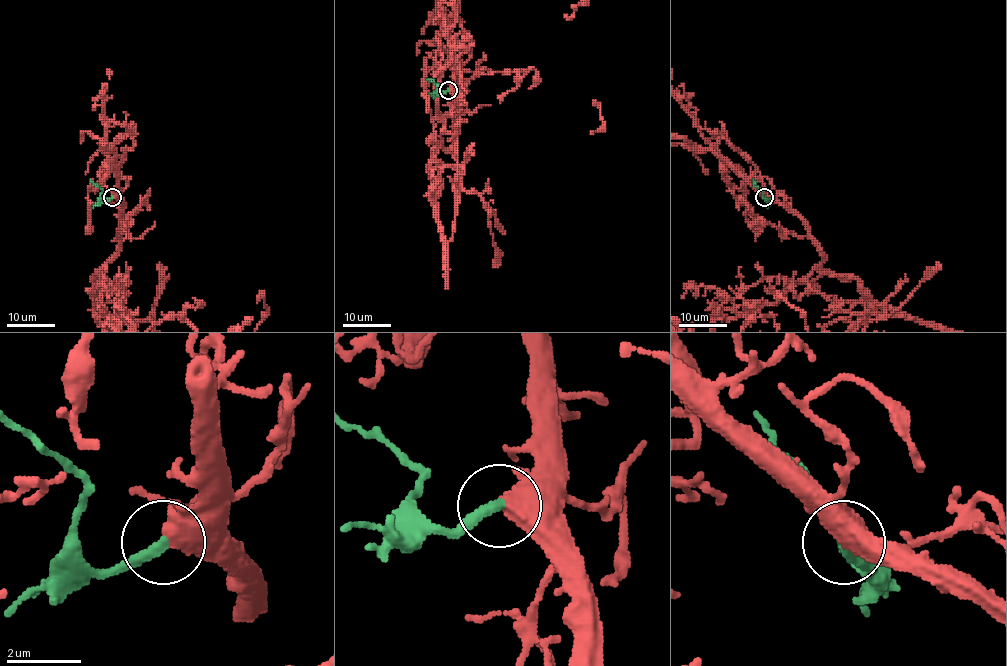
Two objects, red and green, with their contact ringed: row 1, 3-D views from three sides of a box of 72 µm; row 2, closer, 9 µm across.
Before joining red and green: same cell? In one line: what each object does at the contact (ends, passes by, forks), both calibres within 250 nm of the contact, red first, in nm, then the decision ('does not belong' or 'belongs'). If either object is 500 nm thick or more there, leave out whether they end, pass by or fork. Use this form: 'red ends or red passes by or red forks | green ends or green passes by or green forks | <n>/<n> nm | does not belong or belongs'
700/280 nm | belongs

